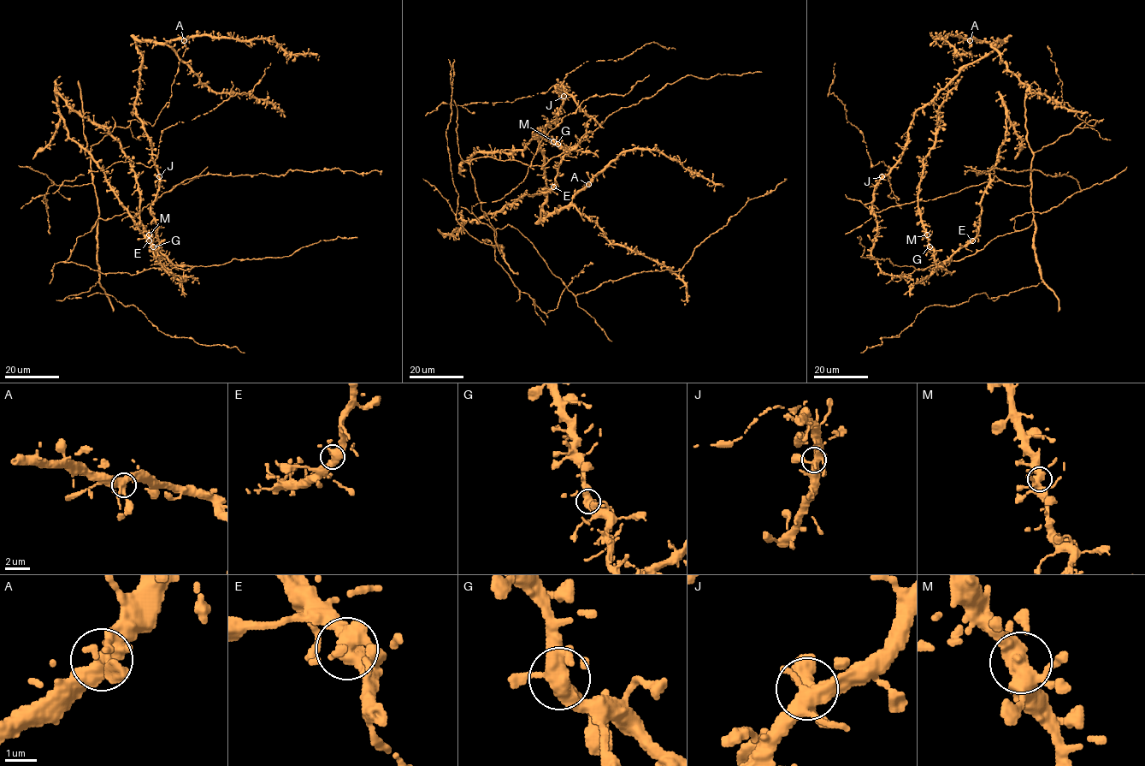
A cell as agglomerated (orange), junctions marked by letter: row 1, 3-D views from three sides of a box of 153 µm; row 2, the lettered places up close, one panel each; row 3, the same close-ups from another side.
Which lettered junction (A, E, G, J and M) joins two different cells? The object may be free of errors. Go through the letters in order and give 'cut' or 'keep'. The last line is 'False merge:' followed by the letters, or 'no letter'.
A: keep
E: keep
G: keep
J: keep
M: keep
False merge: no letter

